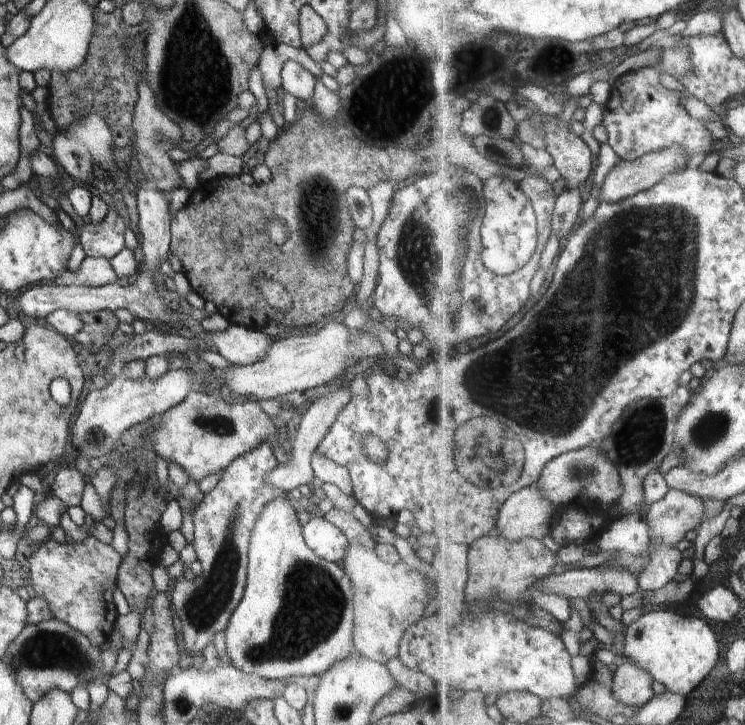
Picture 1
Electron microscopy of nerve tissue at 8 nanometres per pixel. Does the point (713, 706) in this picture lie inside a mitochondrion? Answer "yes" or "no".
no

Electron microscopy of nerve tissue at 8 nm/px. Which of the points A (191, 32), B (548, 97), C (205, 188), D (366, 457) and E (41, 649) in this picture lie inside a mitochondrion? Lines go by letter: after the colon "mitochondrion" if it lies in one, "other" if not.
A: mitochondrion
B: other
C: other
D: other
E: mitochondrion

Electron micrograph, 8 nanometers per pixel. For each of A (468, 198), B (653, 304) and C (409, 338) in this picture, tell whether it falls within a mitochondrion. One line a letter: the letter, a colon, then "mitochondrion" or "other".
A: mitochondrion
B: mitochondrion
C: other

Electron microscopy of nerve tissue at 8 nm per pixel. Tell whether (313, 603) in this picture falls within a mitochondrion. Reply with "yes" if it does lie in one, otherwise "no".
yes

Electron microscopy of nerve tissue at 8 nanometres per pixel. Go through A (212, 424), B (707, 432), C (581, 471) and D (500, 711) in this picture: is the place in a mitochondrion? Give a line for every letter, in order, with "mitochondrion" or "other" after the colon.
A: mitochondrion
B: mitochondrion
C: mitochondrion
D: other

